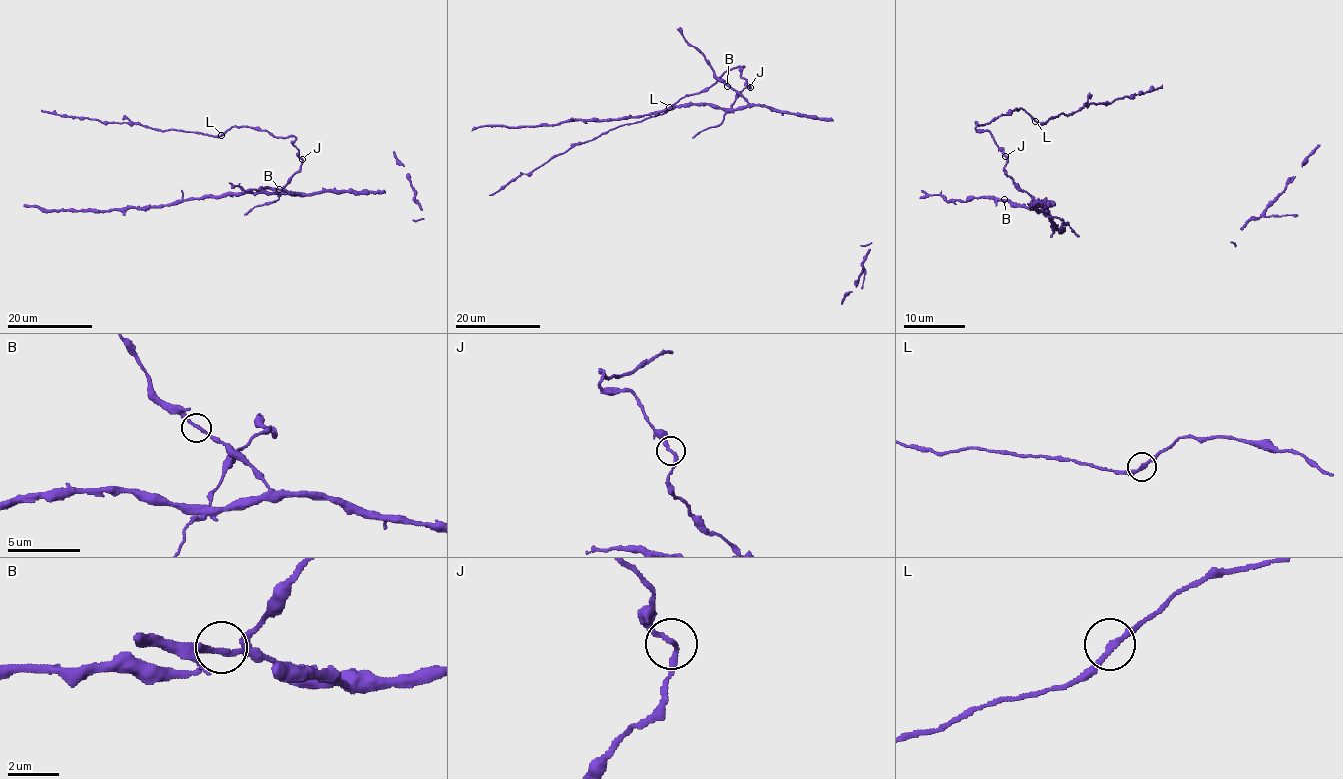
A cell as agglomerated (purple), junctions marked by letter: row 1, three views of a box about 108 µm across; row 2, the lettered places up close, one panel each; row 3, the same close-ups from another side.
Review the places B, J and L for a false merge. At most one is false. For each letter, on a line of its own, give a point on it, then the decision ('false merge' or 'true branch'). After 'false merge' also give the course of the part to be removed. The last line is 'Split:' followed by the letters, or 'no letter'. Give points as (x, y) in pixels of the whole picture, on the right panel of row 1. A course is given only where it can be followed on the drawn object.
B: at (1004, 199); true branch
J: at (1005, 156); true branch
L: at (1035, 121); true branch
Split: no letter

